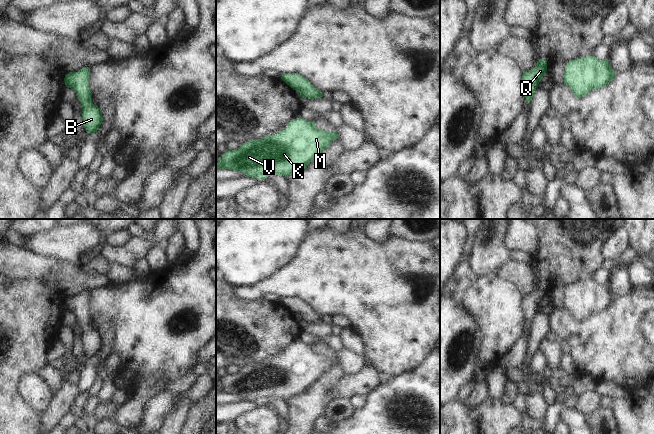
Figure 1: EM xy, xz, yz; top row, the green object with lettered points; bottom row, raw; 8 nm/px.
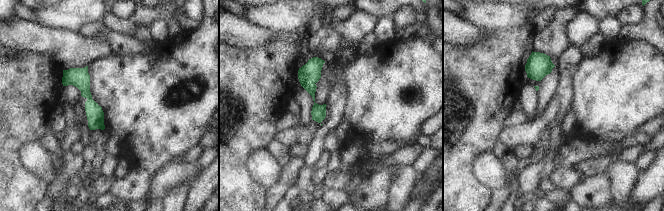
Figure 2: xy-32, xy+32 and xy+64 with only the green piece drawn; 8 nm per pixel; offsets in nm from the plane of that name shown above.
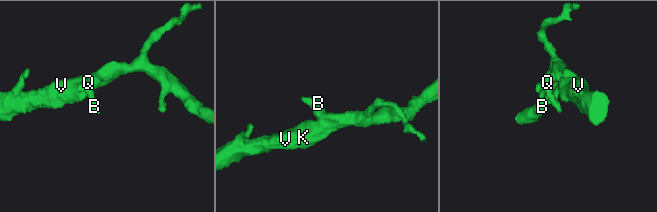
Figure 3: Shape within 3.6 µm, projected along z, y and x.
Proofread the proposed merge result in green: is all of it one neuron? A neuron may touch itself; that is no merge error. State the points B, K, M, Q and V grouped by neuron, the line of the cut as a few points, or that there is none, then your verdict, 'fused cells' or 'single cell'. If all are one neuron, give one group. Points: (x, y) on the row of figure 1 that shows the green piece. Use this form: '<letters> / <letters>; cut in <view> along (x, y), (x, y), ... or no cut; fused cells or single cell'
B K M Q V; no cut; single cell

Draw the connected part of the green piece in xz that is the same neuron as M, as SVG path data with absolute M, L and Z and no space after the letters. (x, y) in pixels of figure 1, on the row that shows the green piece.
M299 117L282 132L247 141L236 150L227 150L217 166L261 180L269 175L287 177L304 170L337 138L337 132L318 129L314 121Z

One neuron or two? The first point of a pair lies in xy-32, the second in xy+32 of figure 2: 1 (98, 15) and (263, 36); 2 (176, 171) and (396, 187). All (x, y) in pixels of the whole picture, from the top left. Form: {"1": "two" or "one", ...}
{"1": "two", "2": "two"}

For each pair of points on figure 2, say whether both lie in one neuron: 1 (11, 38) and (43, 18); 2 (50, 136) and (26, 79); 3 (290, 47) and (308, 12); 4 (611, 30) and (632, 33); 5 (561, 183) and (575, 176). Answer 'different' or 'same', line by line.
1: different
2: different
3: different
4: different
5: same

